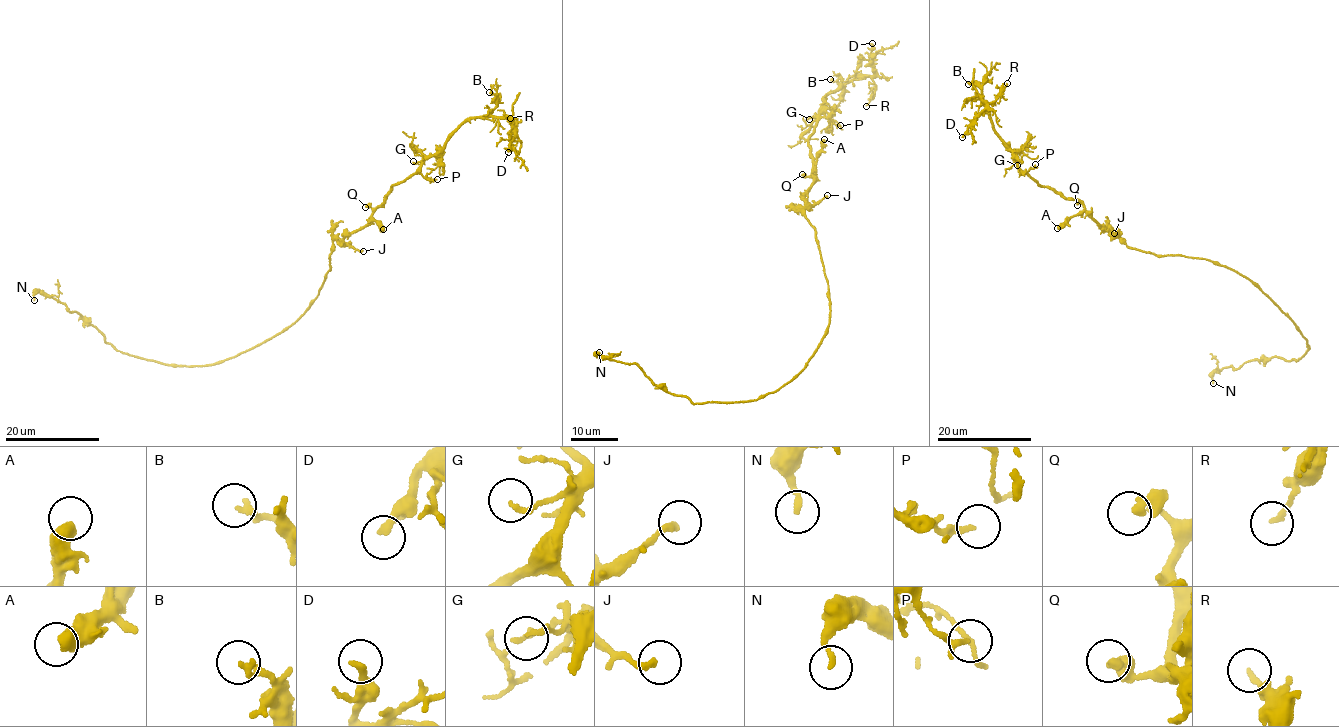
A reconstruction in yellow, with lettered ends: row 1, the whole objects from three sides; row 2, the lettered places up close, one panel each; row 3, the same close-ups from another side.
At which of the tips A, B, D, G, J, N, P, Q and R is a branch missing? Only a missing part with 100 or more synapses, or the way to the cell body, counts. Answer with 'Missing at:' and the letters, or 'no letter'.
Missing at: no letter

